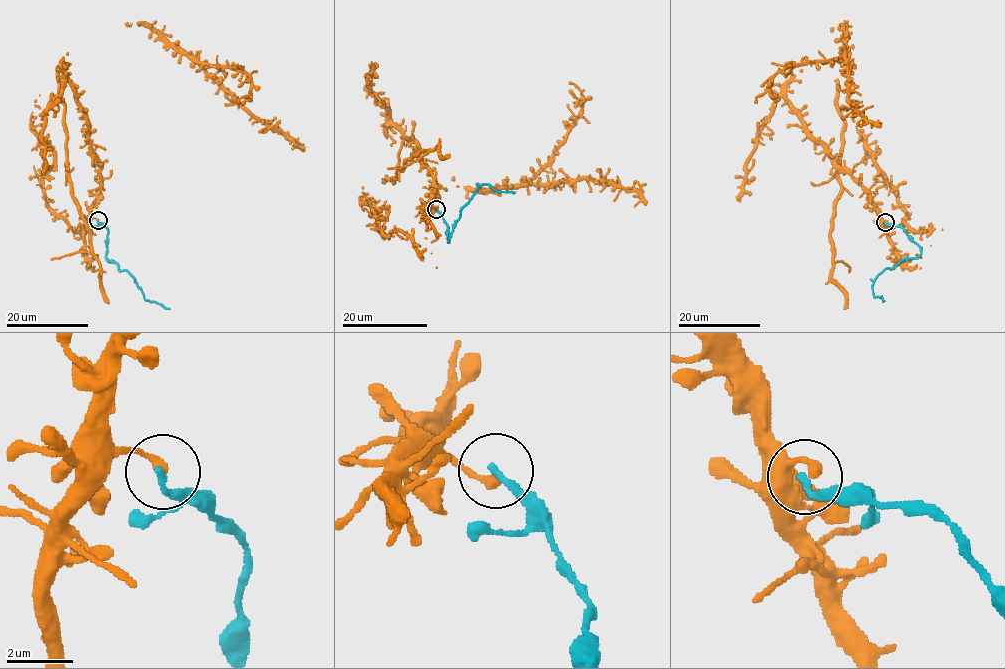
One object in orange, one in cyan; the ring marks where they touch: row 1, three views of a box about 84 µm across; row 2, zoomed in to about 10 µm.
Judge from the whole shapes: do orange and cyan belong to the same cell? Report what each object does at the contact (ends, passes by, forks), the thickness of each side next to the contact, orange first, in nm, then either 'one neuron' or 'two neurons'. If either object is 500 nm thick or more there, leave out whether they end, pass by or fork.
orange ends there; cyan ends there; 280 nm thick on the orange side, 200 nm on the other; two neurons

